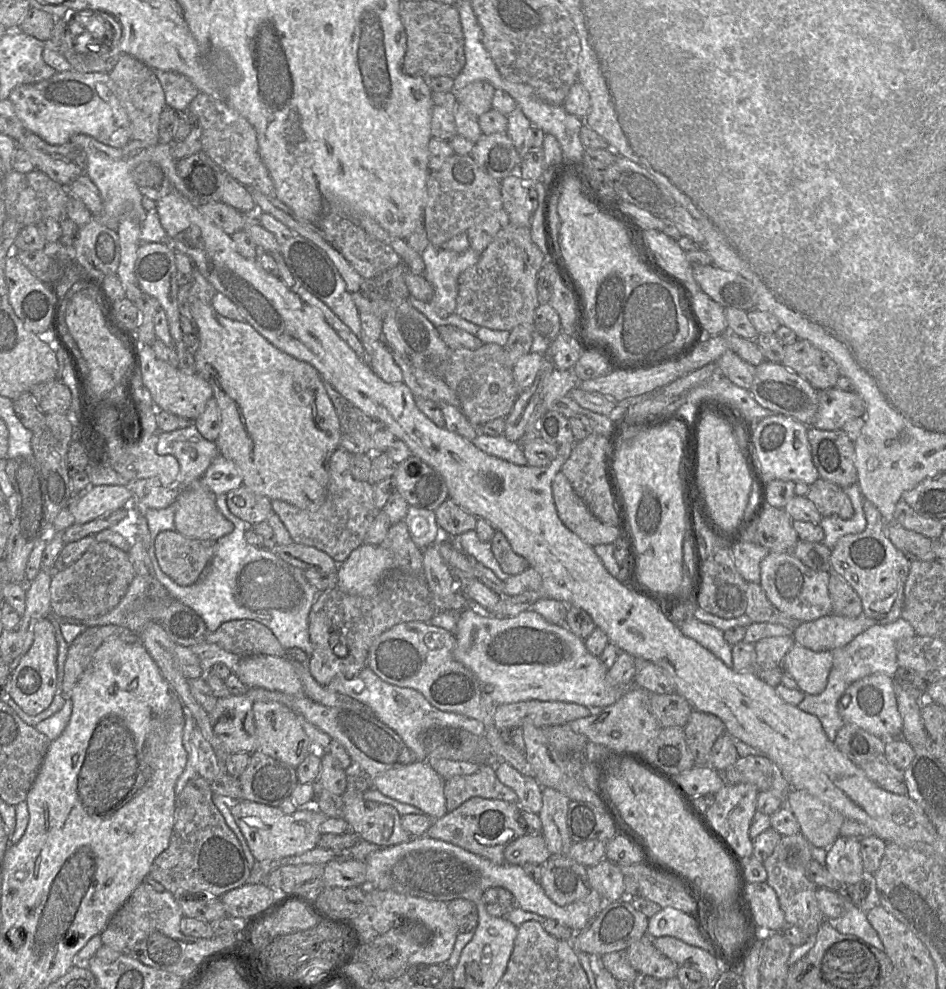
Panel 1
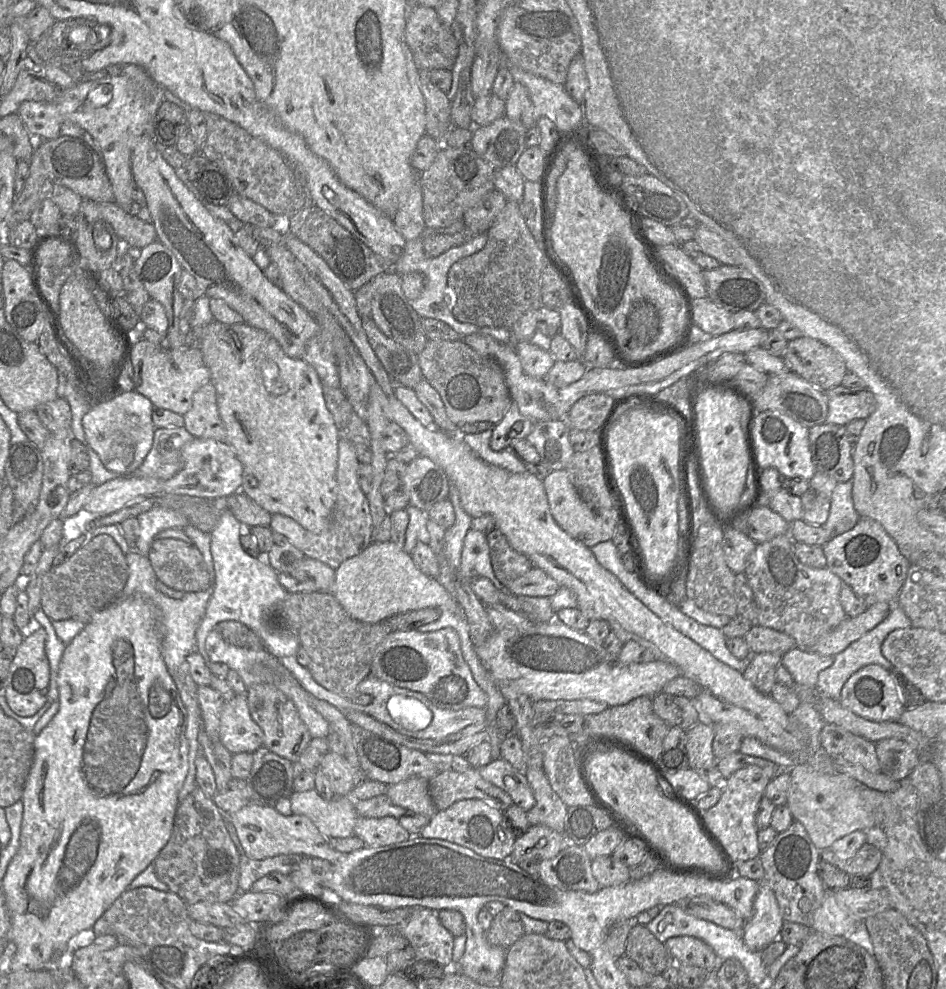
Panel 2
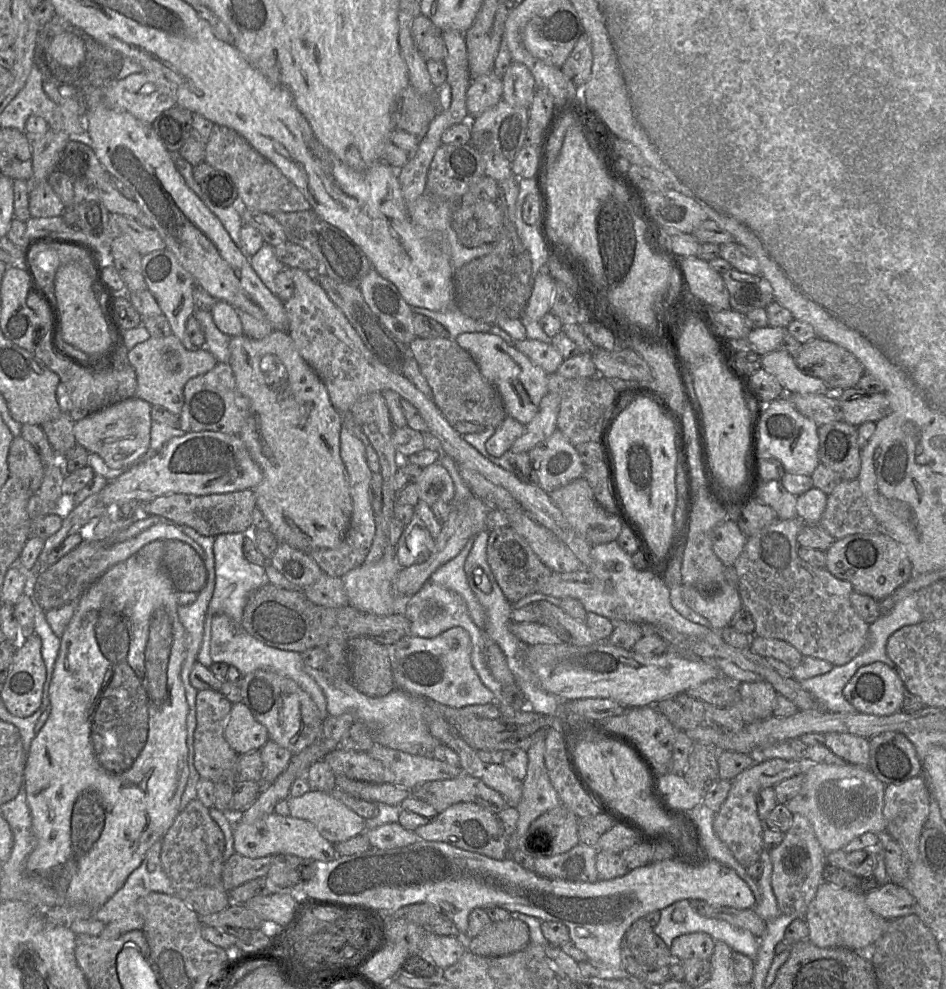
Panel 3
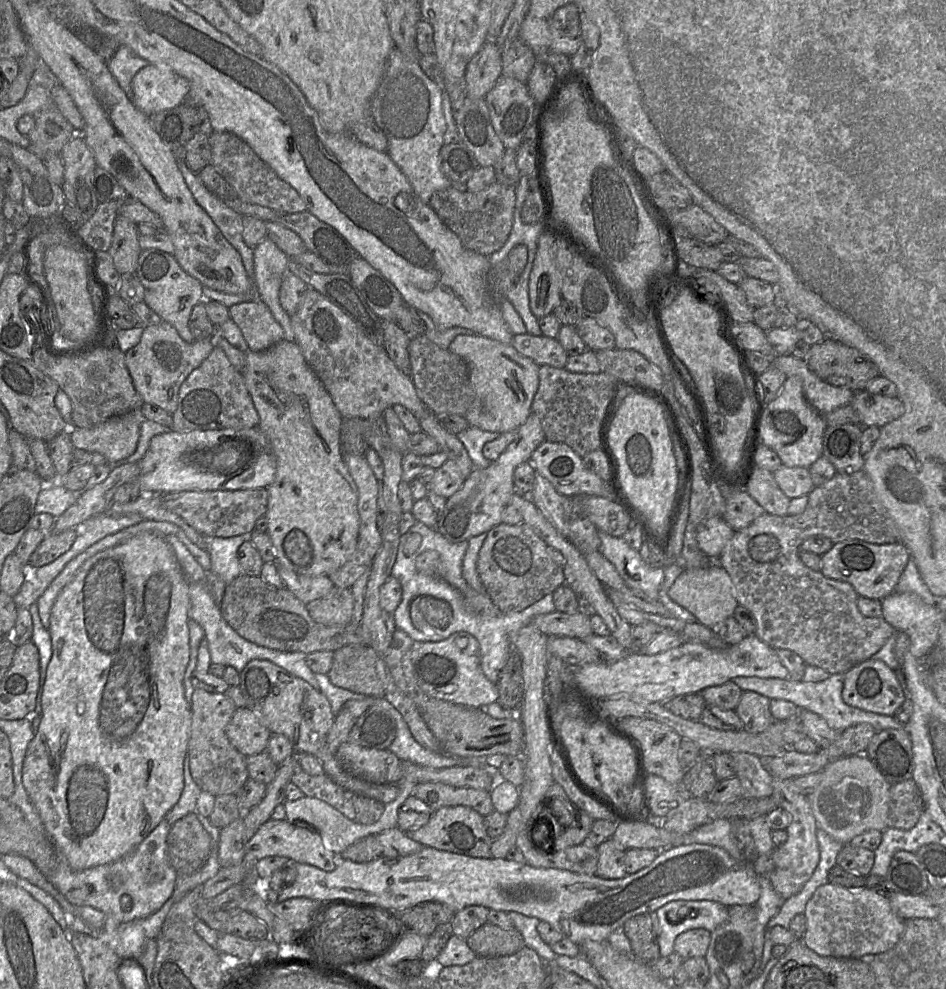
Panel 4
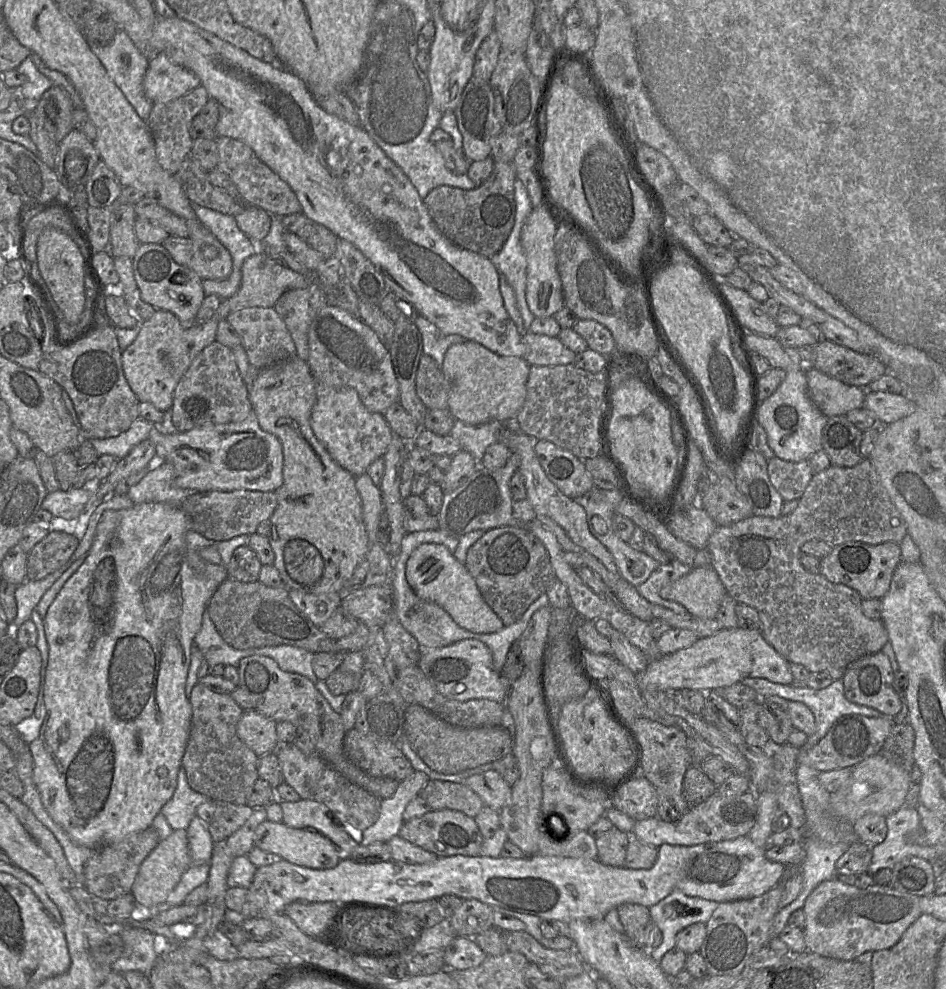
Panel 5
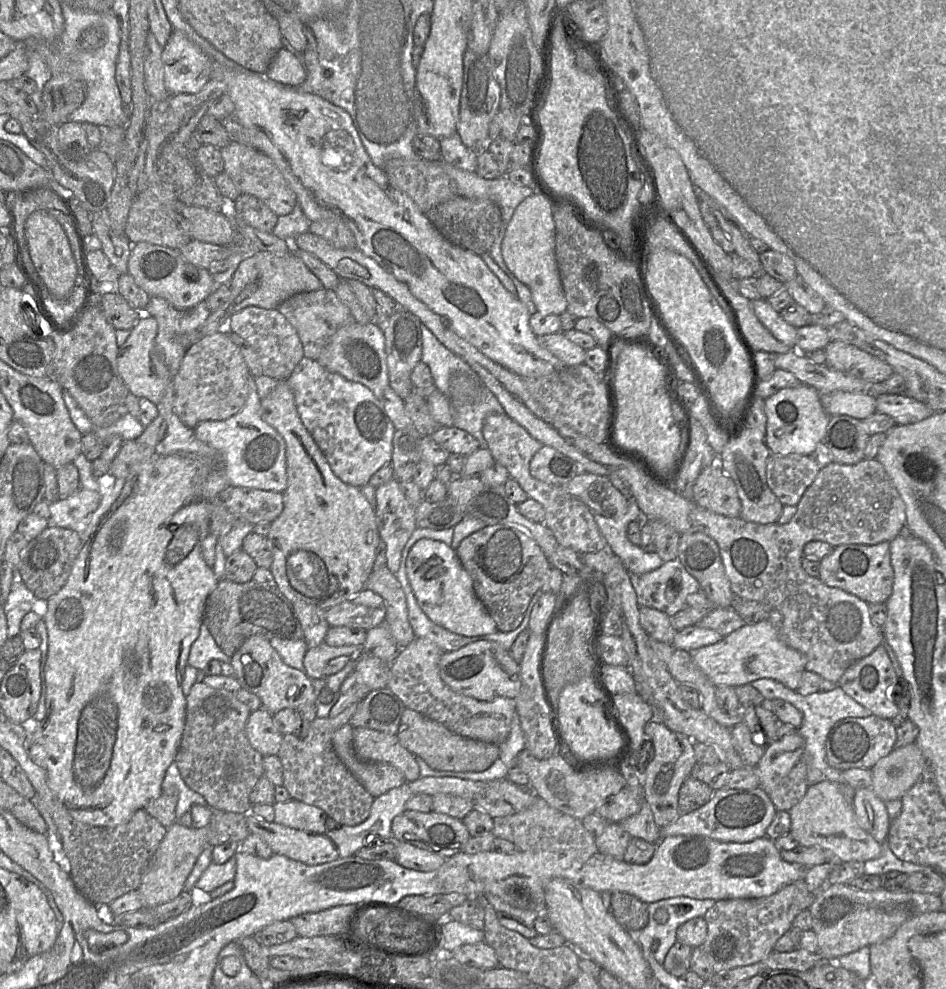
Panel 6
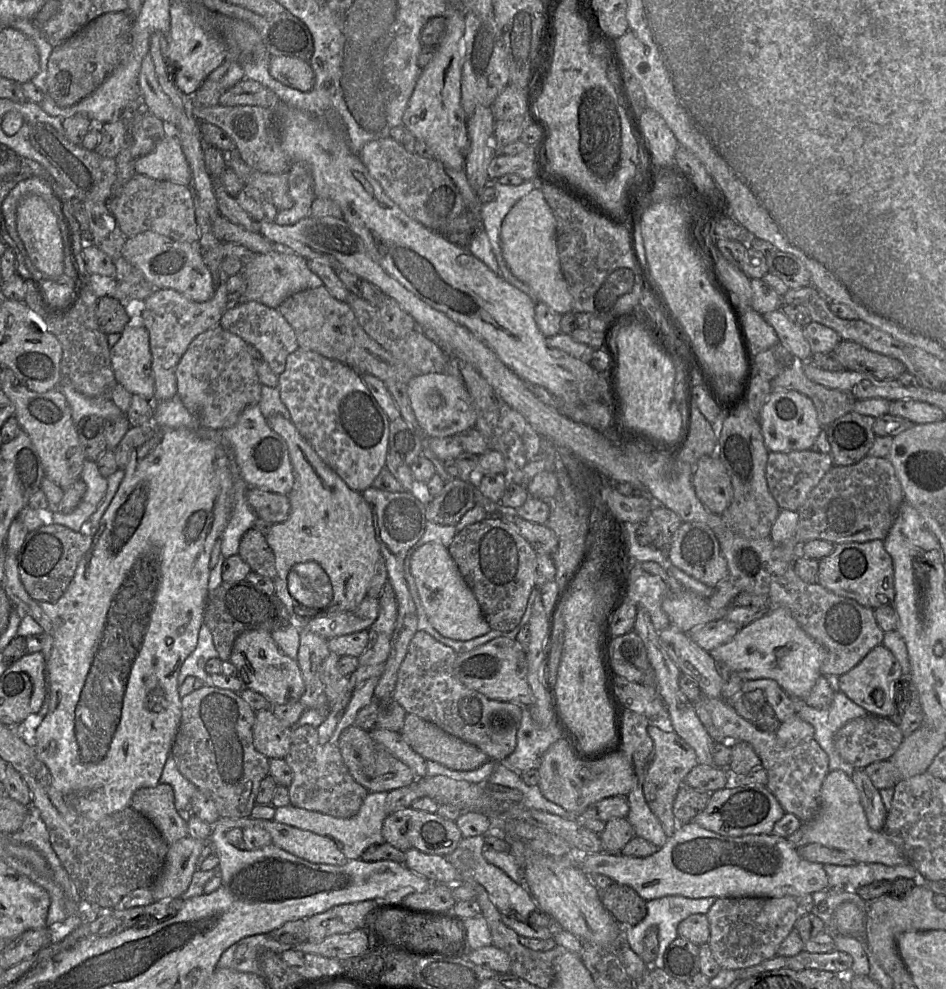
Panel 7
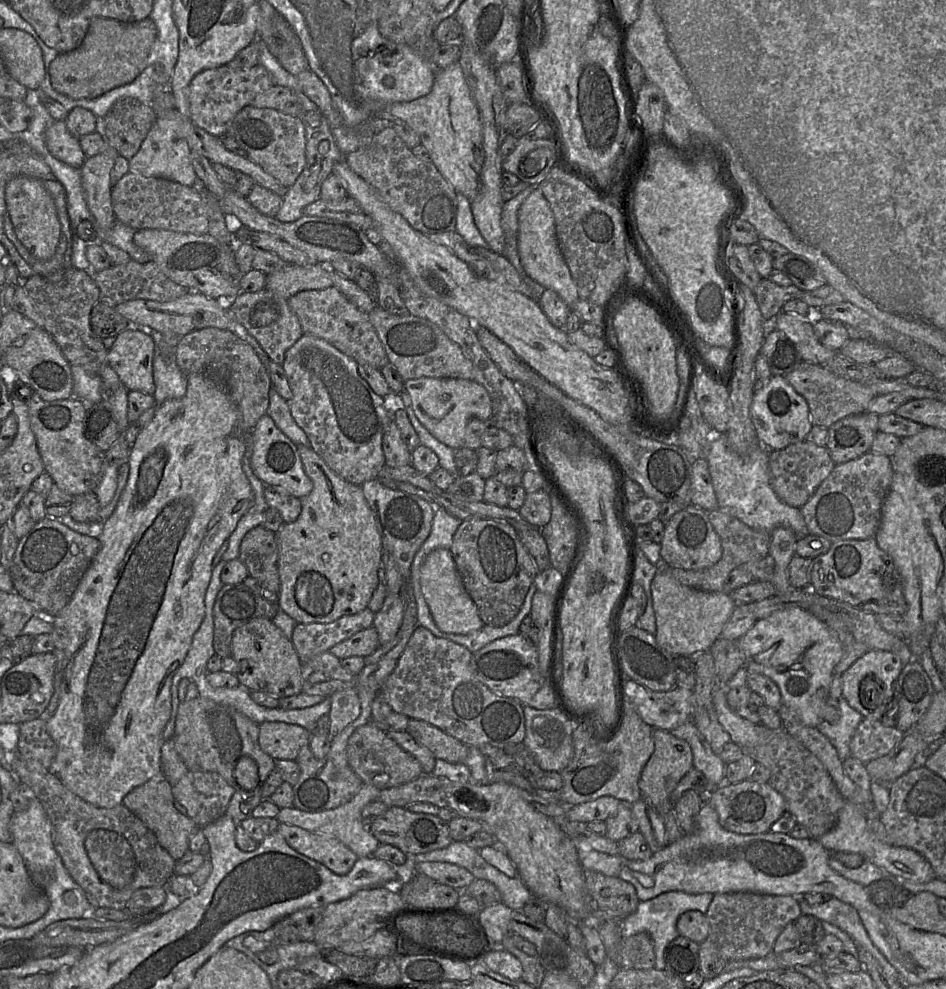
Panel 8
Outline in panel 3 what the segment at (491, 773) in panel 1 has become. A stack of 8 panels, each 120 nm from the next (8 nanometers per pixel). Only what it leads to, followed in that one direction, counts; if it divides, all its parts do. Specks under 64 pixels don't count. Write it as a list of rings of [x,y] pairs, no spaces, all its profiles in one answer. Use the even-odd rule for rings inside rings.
[[[466,773],[453,779],[424,782],[411,789],[410,795],[425,801],[438,813],[459,802],[479,804],[495,814],[507,807],[499,792]]]

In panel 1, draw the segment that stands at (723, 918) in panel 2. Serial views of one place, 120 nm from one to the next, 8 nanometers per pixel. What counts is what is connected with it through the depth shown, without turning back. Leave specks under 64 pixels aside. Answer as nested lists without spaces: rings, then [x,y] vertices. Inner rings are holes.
[[[642,864],[618,865],[624,876],[638,882],[639,895],[664,907],[690,914],[695,904],[682,884],[674,878],[656,873]]]

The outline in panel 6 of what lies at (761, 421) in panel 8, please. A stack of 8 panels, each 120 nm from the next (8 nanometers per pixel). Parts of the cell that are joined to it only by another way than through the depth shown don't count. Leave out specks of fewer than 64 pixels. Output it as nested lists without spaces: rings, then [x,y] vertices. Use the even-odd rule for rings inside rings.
[[[800,384],[783,388],[764,401],[766,415],[765,443],[771,454],[782,456],[810,455],[823,440],[830,419],[814,387]]]

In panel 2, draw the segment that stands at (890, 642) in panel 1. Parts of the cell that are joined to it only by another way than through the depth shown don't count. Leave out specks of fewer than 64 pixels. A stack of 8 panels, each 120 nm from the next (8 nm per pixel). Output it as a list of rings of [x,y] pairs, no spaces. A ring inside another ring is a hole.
[[[896,599],[890,613],[882,622],[864,634],[861,638],[851,643],[842,652],[834,656],[833,664],[819,673],[815,688],[817,688],[825,696],[839,701],[842,687],[847,679],[864,666],[869,664],[877,664],[891,672],[894,666],[883,656],[881,652],[882,643],[892,631],[911,627],[911,620],[907,617],[903,609],[897,604]]]

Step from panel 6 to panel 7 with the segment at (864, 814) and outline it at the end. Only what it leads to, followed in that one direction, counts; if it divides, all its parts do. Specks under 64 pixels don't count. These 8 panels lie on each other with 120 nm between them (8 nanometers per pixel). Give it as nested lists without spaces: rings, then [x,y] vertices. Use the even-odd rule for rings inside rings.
[[[855,769],[851,779],[859,791],[860,802],[869,826],[873,830],[882,831],[887,811],[879,790],[873,785],[863,769]]]

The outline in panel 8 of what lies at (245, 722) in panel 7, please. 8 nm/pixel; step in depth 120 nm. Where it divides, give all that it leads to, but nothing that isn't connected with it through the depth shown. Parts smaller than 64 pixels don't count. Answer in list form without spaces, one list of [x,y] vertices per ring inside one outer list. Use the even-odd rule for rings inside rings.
[[[198,696],[180,702],[173,740],[175,750],[188,771],[216,772],[233,788],[226,813],[237,823],[252,817],[252,810],[263,800],[262,786],[275,769],[275,760],[258,743],[259,724],[233,707]]]

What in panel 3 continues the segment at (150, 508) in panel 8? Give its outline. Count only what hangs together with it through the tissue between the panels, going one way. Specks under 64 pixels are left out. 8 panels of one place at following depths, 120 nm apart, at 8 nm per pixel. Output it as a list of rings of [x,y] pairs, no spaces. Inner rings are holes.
[[[137,554],[130,556],[128,559],[119,562],[110,567],[93,585],[91,585],[77,600],[77,607],[72,618],[67,624],[63,635],[60,637],[59,652],[54,664],[51,682],[49,685],[49,705],[51,712],[40,731],[35,735],[29,749],[27,751],[26,764],[23,773],[23,783],[25,787],[26,800],[31,813],[32,829],[34,834],[34,848],[29,854],[26,861],[26,869],[42,879],[46,884],[53,887],[62,897],[63,904],[53,907],[45,911],[44,915],[52,924],[70,926],[70,924],[78,919],[88,919],[94,916],[95,911],[103,906],[126,882],[129,875],[140,866],[147,850],[157,841],[162,840],[168,829],[173,824],[177,814],[179,813],[180,801],[185,790],[188,776],[188,748],[186,743],[187,727],[186,719],[188,715],[188,704],[185,696],[185,690],[181,681],[181,669],[186,655],[187,635],[184,626],[180,622],[178,616],[179,603],[177,600],[177,590],[174,588],[171,579],[163,568],[160,560],[145,559],[137,557]]]

